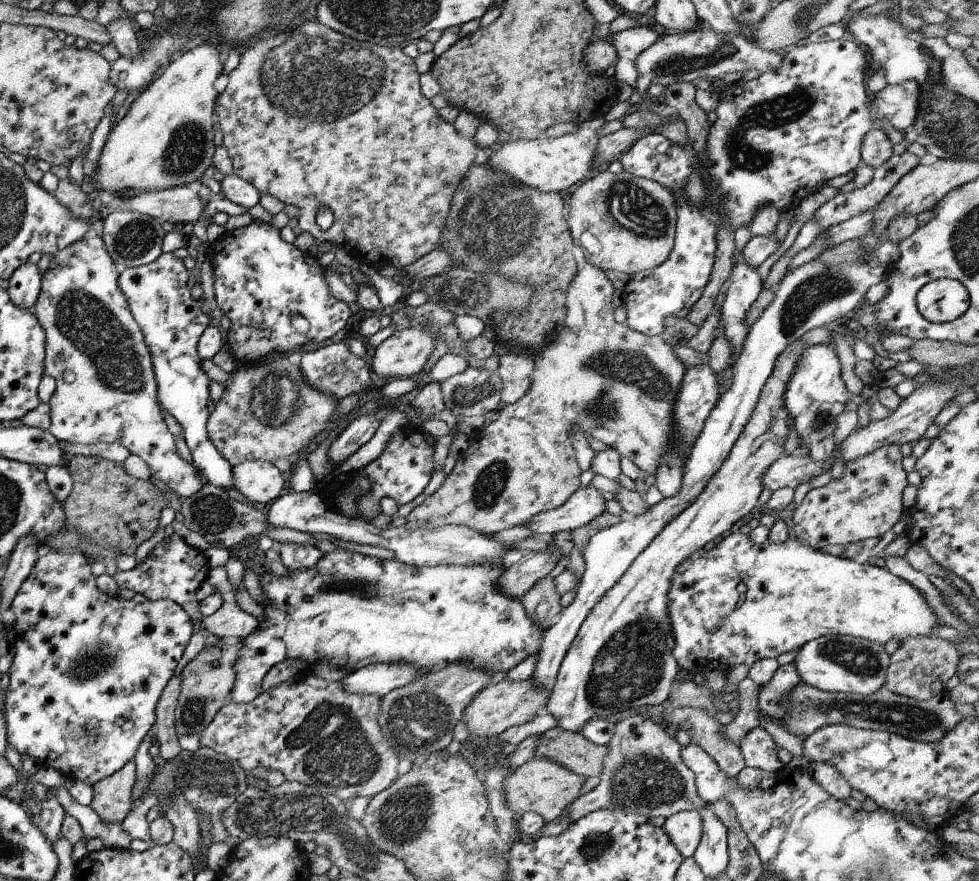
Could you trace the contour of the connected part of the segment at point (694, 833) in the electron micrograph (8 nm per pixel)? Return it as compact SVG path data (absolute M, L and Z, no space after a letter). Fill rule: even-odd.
M691 810L669 816L663 822L662 828L681 856L692 857L703 834L703 822L699 812Z

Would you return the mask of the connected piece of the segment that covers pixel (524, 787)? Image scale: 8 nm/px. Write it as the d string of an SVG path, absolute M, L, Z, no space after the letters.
M534 757L515 769L505 781L507 808L510 812L520 815L525 812L535 812L543 818L544 824L549 824L551 820L561 816L563 810L576 800L584 782L583 776L573 774L561 764L555 764L549 758Z

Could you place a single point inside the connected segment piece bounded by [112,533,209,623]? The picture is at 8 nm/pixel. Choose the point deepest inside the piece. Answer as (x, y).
(172, 570)

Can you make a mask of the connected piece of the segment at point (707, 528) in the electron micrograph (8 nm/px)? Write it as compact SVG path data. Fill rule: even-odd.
M799 339L785 346L785 350L777 356L773 372L769 374L767 382L759 392L757 406L753 408L747 424L743 426L743 432L735 440L725 462L711 476L693 503L677 514L633 560L633 563L629 564L629 567L621 574L618 583L613 584L613 587L605 592L579 626L575 638L565 652L565 657L561 660L554 686L550 689L551 696L544 708L545 713L557 720L557 727L561 730L580 732L581 726L592 717L608 718L617 712L643 705L659 705L668 698L673 678L679 670L671 655L675 640L673 640L673 630L669 624L669 614L667 614L669 612L667 592L671 586L673 570L677 568L677 564L689 558L695 550L701 550L705 544L729 530L732 524L748 514L753 507L758 506L758 497L762 490L761 476L784 452L783 446L789 430L787 430L786 410L783 410L783 392L805 348L808 346Z

